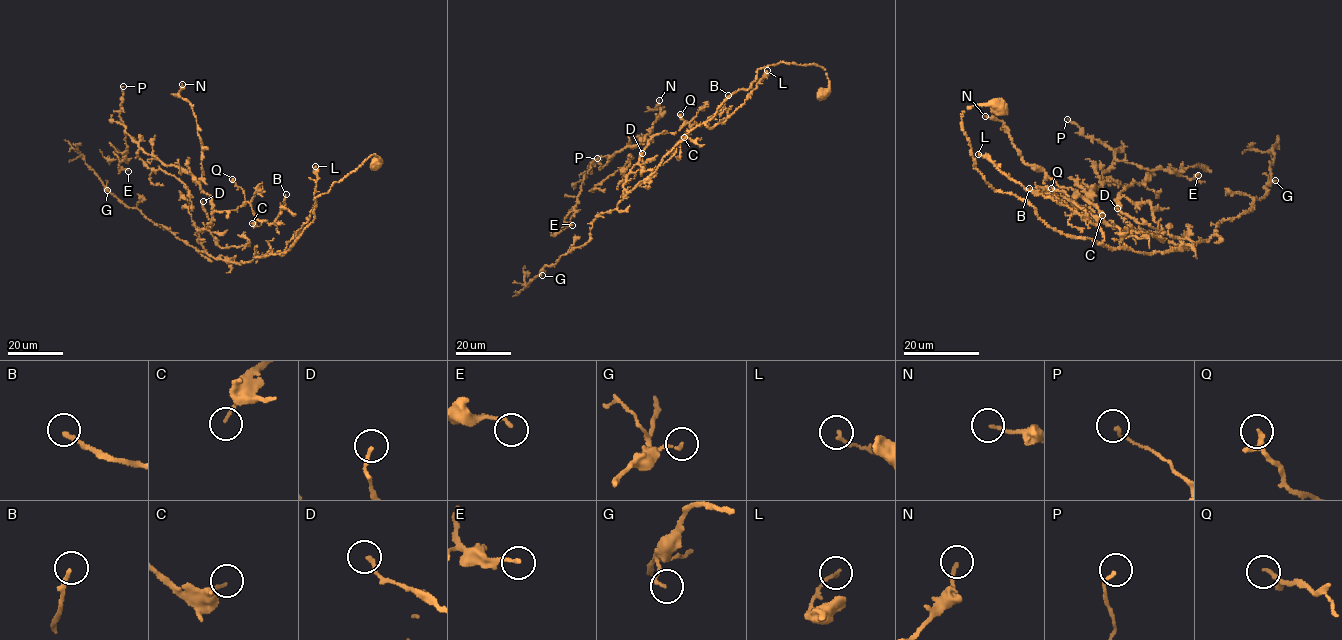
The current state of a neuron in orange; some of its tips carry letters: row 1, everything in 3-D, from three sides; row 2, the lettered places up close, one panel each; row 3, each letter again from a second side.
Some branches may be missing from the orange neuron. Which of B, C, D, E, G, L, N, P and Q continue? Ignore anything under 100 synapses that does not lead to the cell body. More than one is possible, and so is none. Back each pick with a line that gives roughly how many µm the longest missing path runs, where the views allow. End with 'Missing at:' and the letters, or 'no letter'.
Missing at: no letter

